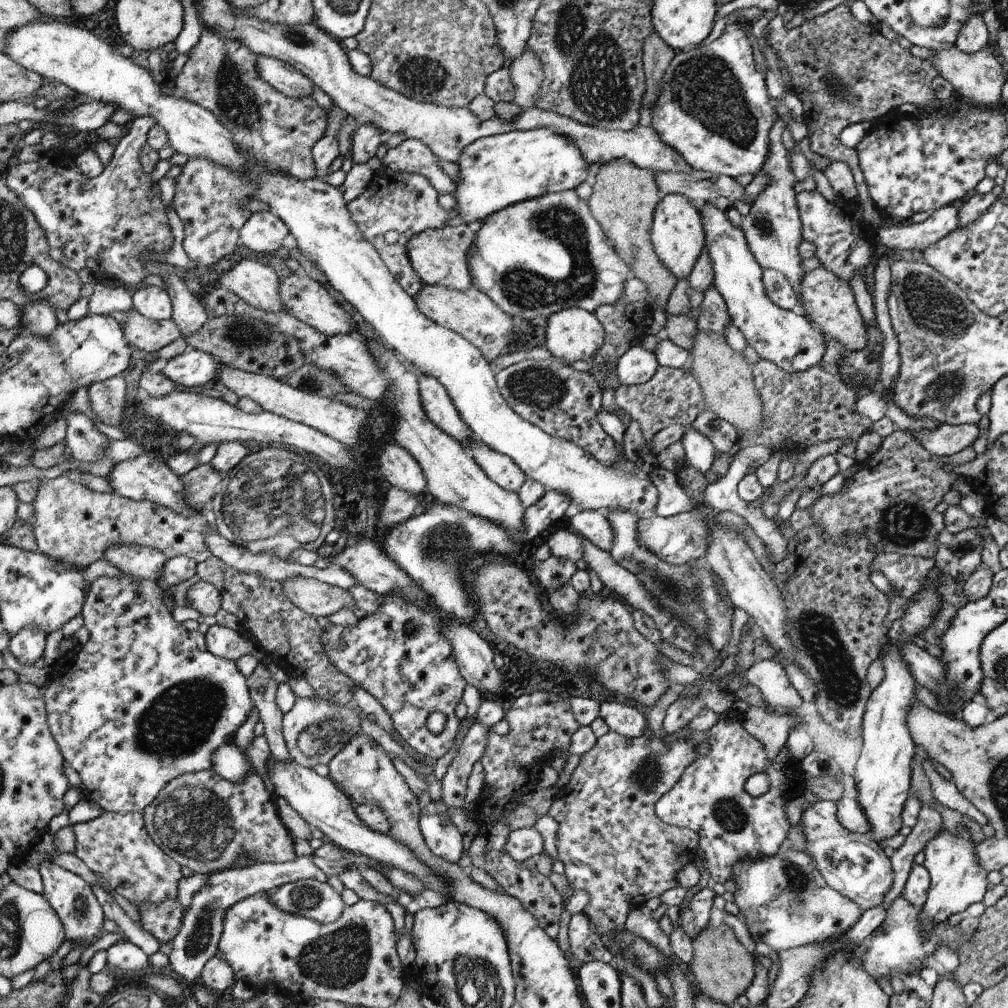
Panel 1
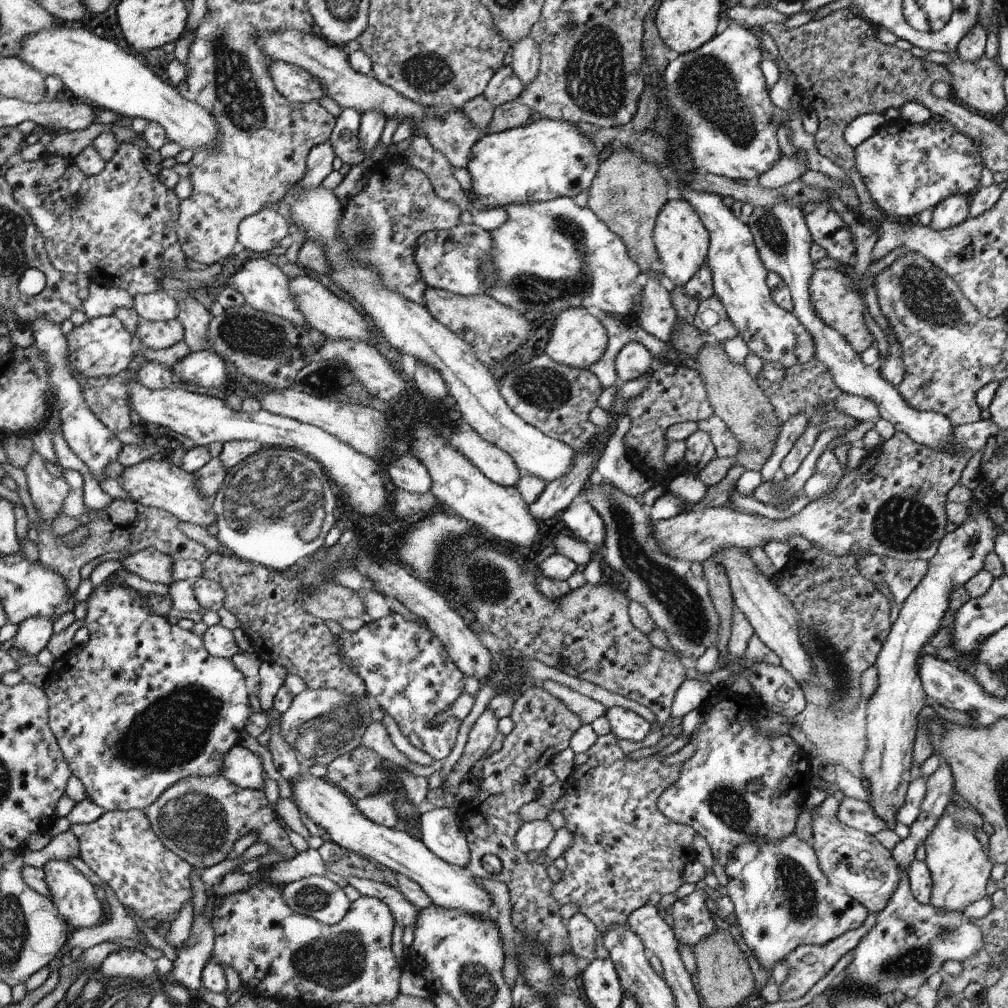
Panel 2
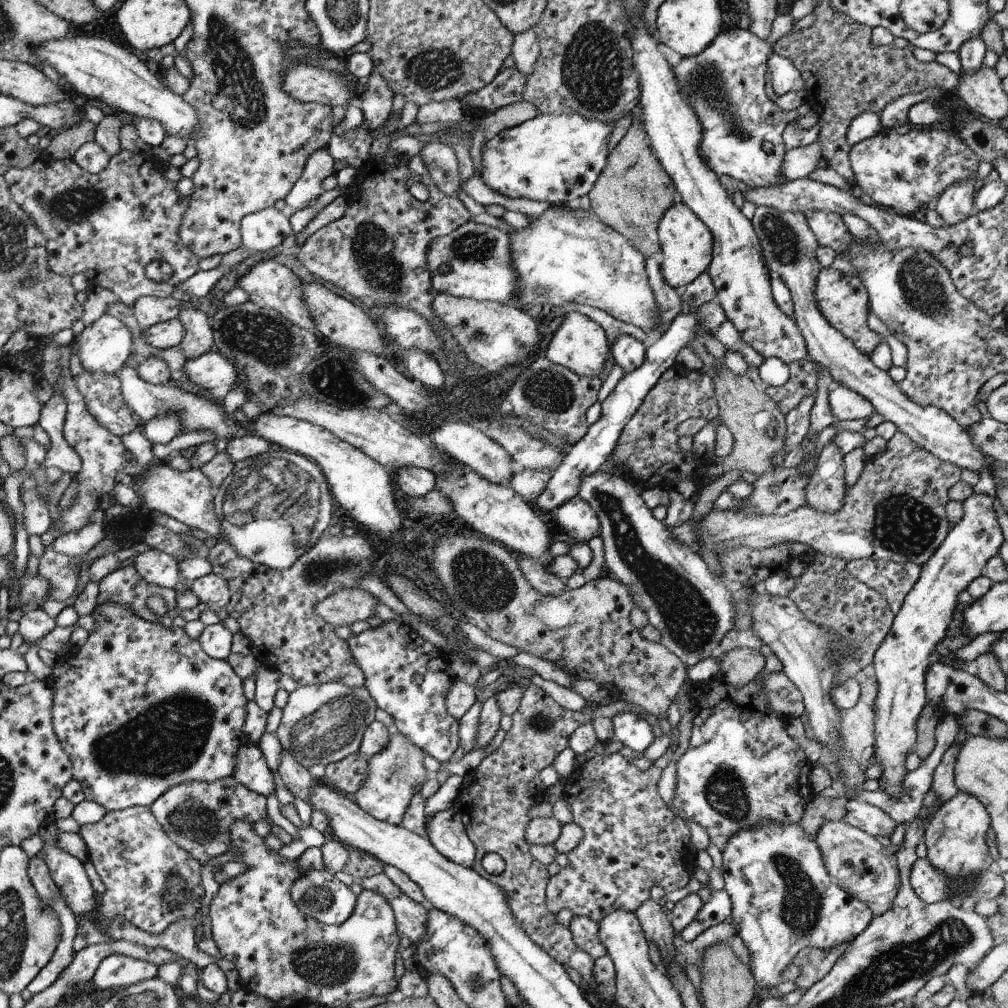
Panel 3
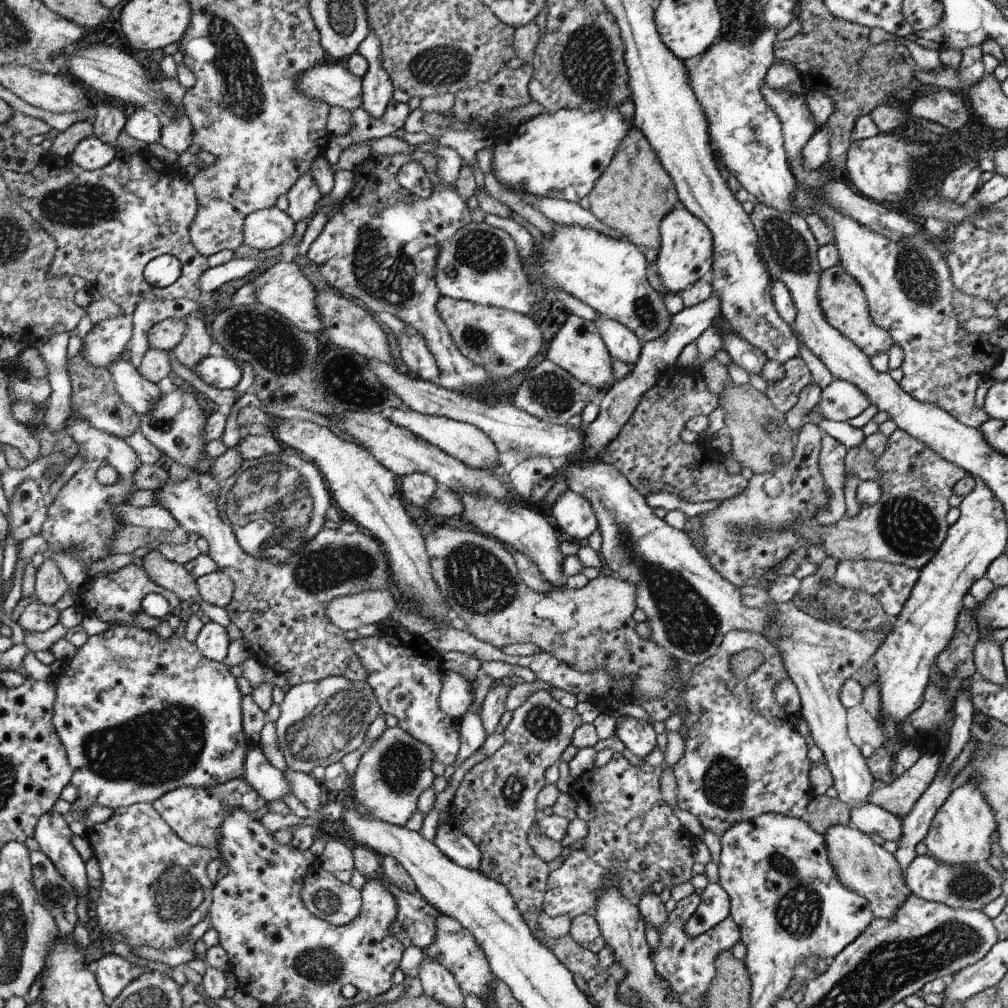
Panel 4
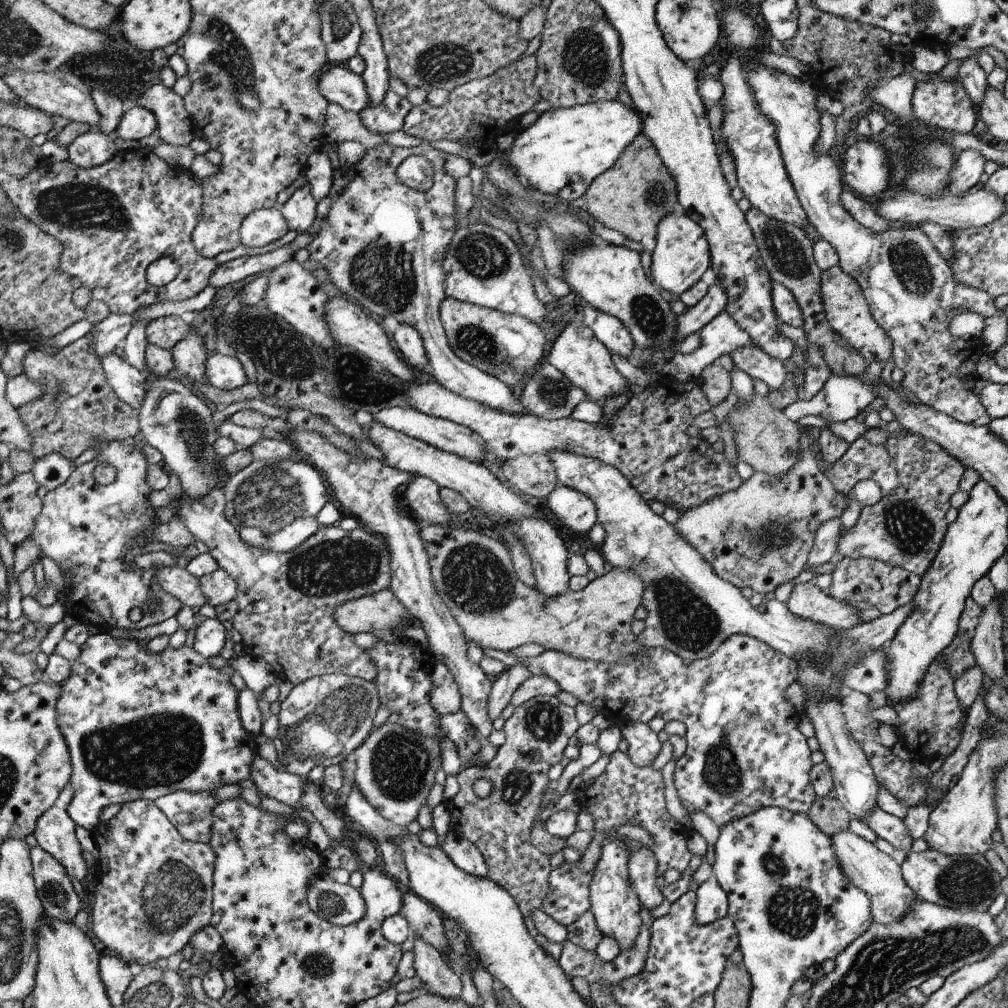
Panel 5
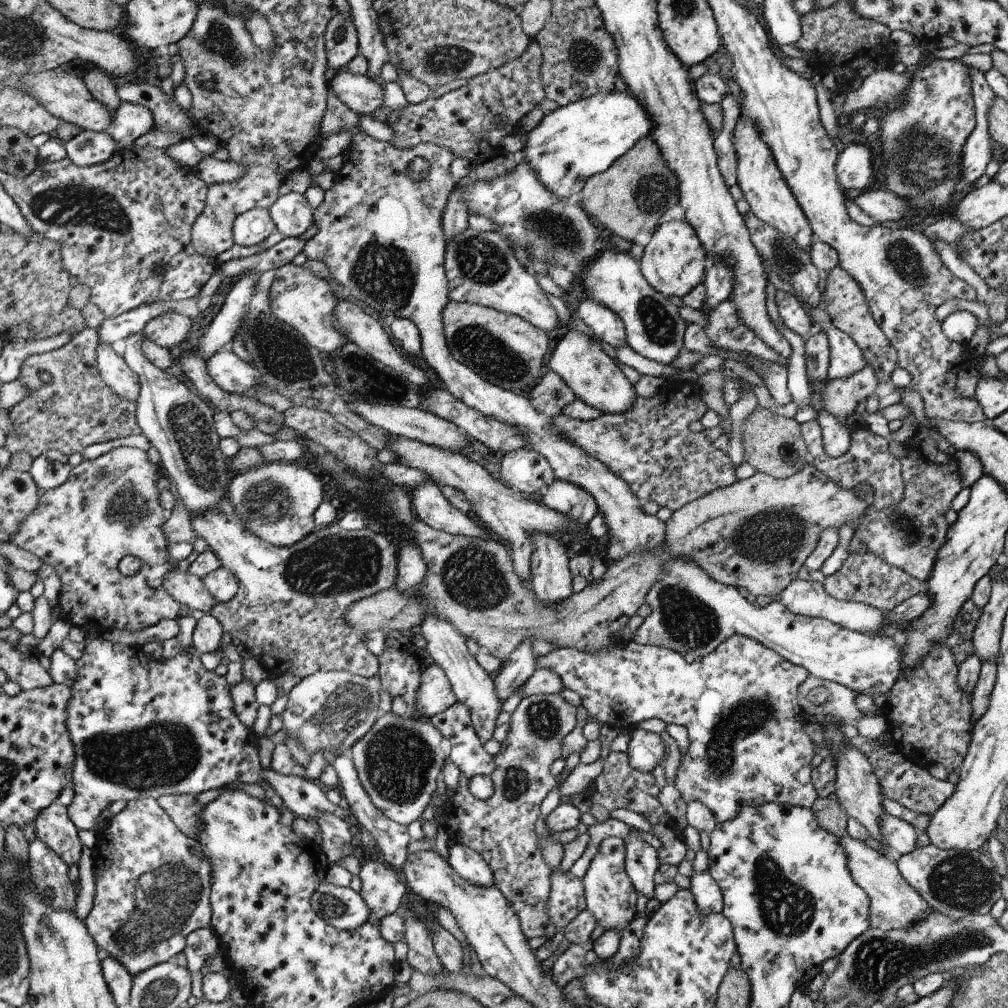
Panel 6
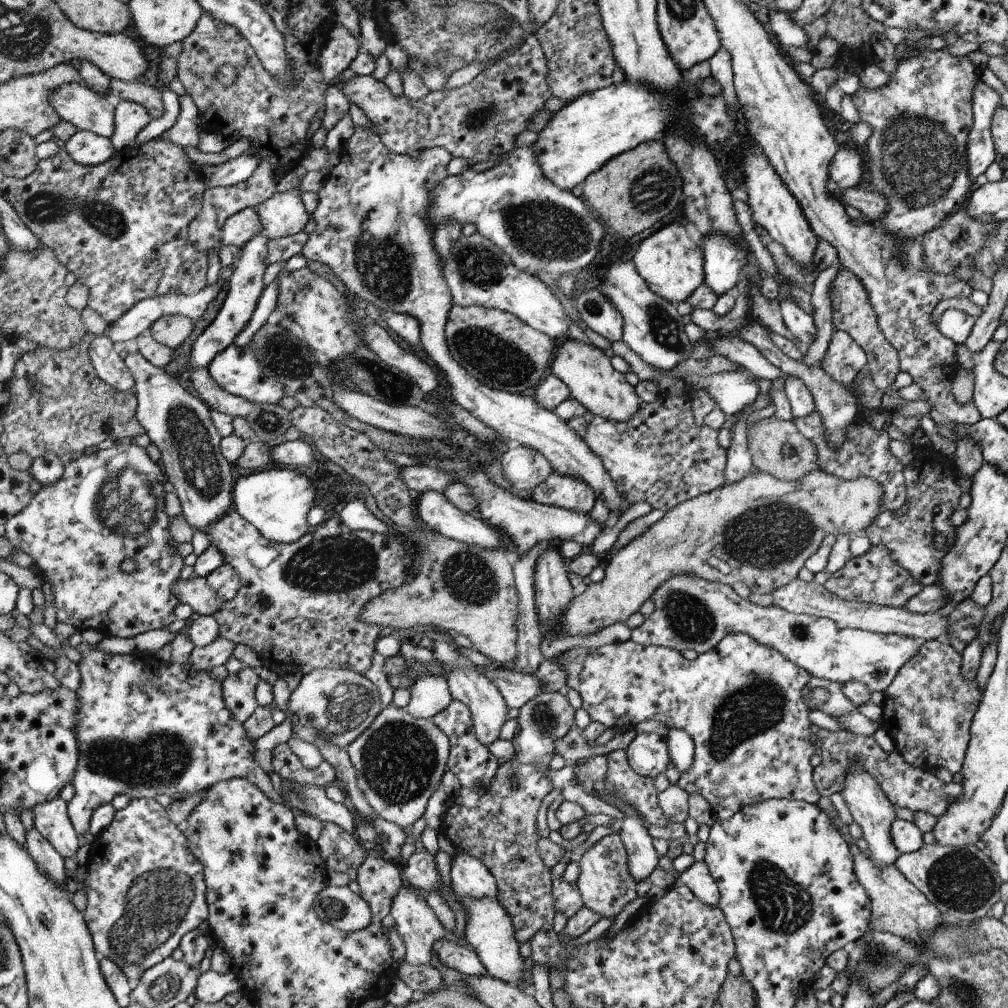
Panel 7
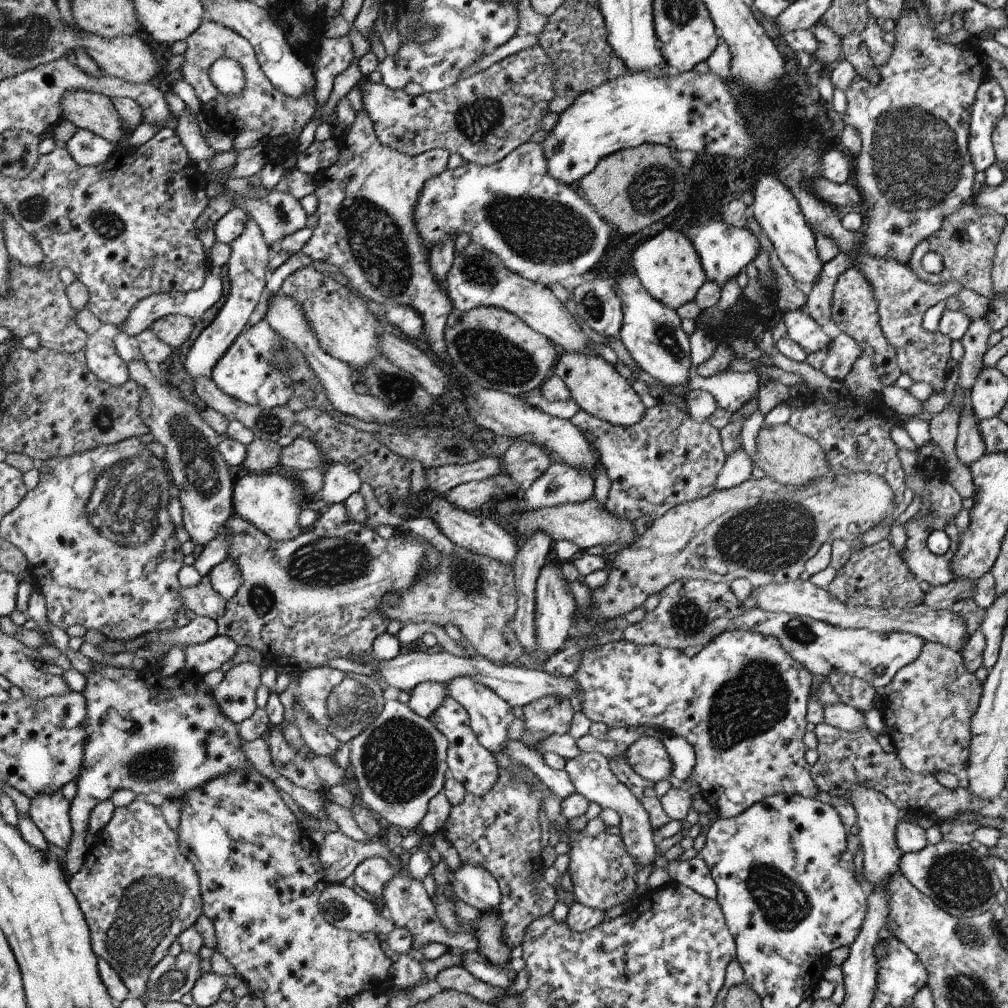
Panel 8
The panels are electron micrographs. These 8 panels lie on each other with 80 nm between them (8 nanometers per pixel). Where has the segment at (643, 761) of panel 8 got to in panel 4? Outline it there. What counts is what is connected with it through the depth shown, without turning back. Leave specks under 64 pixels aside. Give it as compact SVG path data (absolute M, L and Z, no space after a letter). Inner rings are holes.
M631 716L618 717L615 724L615 735L632 754L643 760L657 746L653 726L643 719Z

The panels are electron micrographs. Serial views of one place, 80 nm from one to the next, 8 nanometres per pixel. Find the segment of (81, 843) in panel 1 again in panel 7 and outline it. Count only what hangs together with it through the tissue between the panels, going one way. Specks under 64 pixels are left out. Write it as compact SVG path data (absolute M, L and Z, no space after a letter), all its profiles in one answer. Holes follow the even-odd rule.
M131 799L130 803L124 810L115 812L112 823L98 834L94 836L91 844L90 854L88 854L88 862L86 862L86 878L77 882L72 879L73 891L77 888L86 888L87 906L83 911L87 920L88 929L91 930L91 936L94 938L95 951L103 954L108 960L112 960L126 974L127 979L135 985L140 982L144 974L155 967L156 964L166 960L168 956L172 956L172 952L178 948L182 936L186 932L198 929L200 924L210 919L210 903L207 901L207 885L204 882L204 868L202 864L192 856L192 852L188 850L188 840L186 834L181 827L177 827L169 820L166 809L160 805L156 799Z

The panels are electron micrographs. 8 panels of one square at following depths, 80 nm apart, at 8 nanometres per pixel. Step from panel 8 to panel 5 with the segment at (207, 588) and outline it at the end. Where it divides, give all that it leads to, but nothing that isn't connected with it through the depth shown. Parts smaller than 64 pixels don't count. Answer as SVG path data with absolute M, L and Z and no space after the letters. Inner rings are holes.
M159 566L156 580L162 587L175 596L183 606L203 606L208 603L207 597L203 592L200 578L188 572L186 567Z

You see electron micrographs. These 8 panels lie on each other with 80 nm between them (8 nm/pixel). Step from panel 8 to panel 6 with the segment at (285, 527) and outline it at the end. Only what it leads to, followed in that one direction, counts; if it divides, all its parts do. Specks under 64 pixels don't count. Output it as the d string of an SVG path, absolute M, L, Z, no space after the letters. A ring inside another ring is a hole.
M266 463L255 466L244 472L234 474L227 488L227 499L234 505L236 514L241 518L245 527L264 542L275 547L291 547L306 539L314 530L314 512L324 500L322 484L304 464L298 463Z

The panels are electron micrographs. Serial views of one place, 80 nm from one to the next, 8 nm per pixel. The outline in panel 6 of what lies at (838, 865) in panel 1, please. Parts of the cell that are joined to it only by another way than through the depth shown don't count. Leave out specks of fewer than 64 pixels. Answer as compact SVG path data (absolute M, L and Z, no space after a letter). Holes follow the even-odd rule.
M850 835L839 837L839 843L847 856L848 868L854 882L864 889L871 900L869 917L872 927L885 931L908 928L932 910L916 889L904 880L897 864L886 855Z

